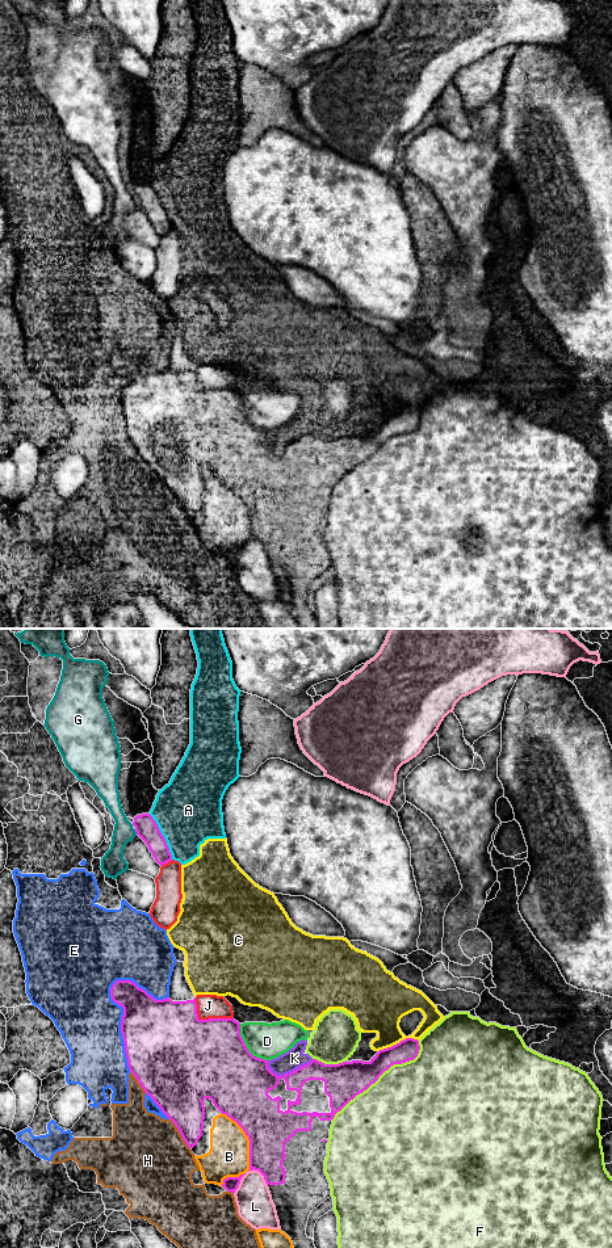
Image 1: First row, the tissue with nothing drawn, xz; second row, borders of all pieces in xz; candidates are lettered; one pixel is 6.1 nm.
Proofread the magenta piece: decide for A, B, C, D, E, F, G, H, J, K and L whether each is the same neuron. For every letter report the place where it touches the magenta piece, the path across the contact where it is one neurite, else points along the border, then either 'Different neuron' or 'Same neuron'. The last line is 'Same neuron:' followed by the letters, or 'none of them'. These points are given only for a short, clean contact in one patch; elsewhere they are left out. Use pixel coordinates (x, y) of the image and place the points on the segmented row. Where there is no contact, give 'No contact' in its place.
A: Touches magenta at xz (163, 836). Different neuron
B: Touches magenta at xz (248, 1138). Different neuron
C: Touches magenta at xz (399, 1042). Different neuron
D: Touches magenta at xz (246, 1047). Different neuron
E: Touches magenta at xz (121, 1025). Different neuron
F: Touches magenta at xz (380, 1075). Different neuron
G: Touches magenta at xz (135, 831). Boundary: xz (134, 830), (137, 833). Different neuron
H: Touches magenta at xz (180, 1133). Different neuron
J: Touches magenta at xz (206, 1020). Different neuron
K: Touches magenta at xz (290, 1072). Different neuron
L: Touches magenta at xz (260, 1172). Different neuron
Same neuron: none of them

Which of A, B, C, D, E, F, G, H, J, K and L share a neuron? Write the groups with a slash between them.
A C K / B / D / E H / F / G / J / L

